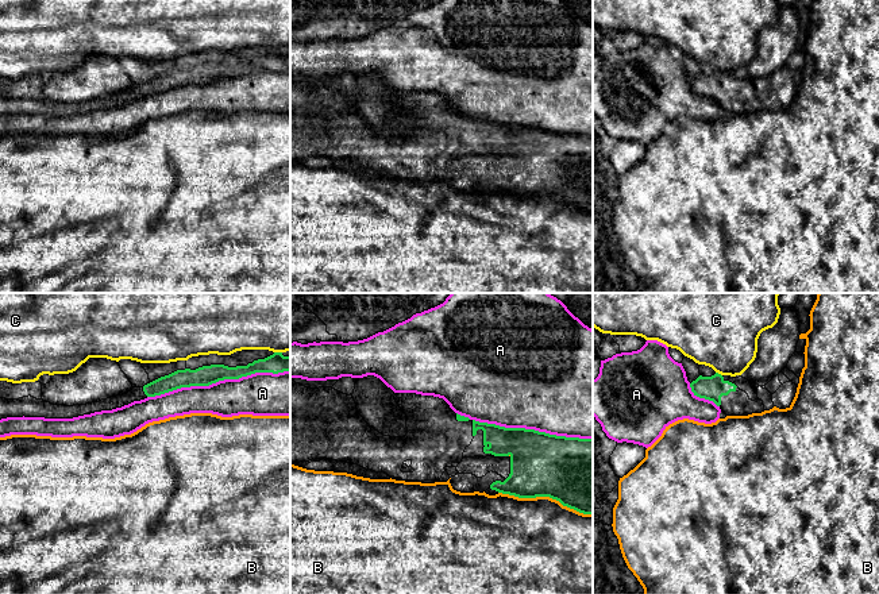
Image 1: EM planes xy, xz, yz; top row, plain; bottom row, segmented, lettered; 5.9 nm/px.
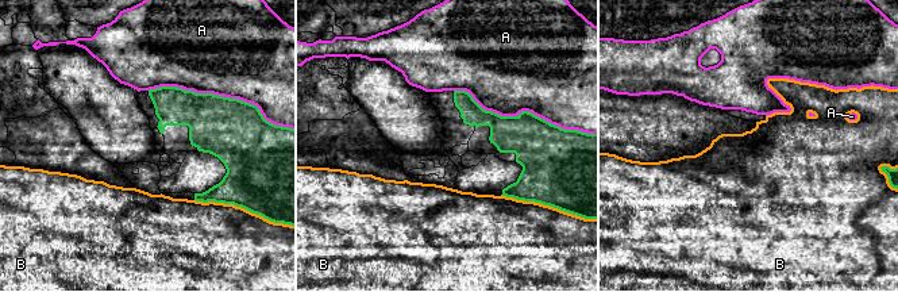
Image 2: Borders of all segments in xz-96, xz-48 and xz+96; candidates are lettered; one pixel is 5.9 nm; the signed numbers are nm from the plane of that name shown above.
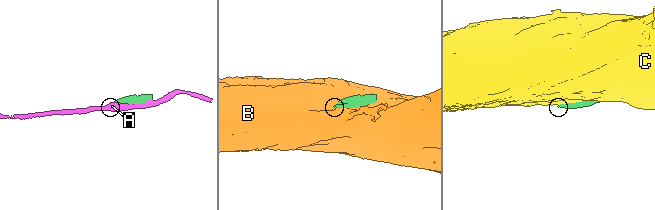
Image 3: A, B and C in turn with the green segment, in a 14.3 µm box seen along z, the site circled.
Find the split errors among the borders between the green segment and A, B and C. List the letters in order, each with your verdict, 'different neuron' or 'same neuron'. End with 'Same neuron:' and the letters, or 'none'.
A: different neuron
B: different neuron
C: different neuron
Same neuron: none

